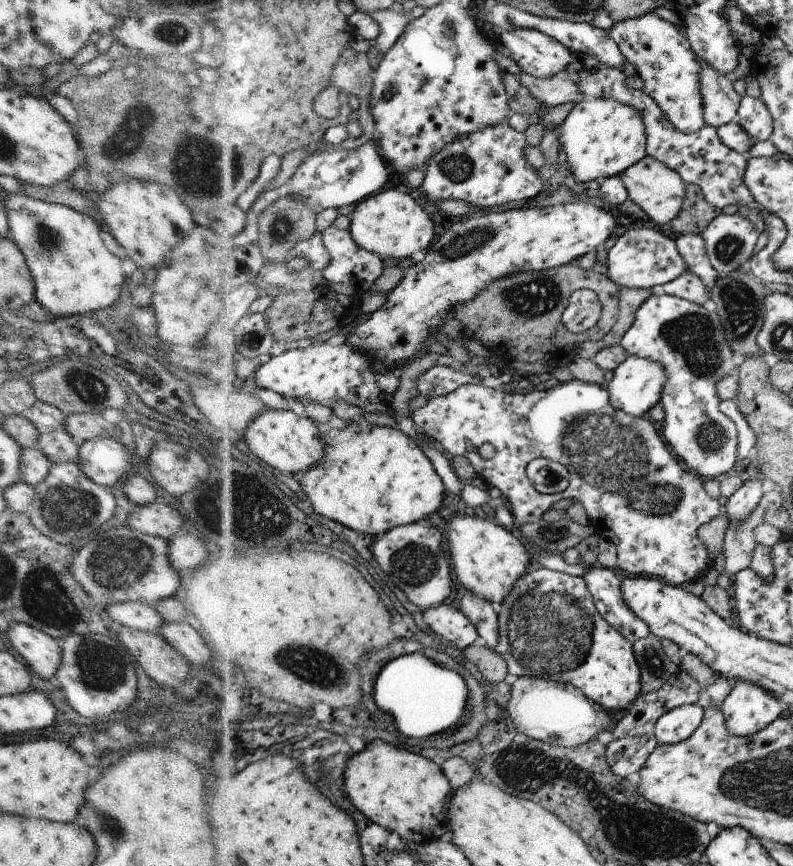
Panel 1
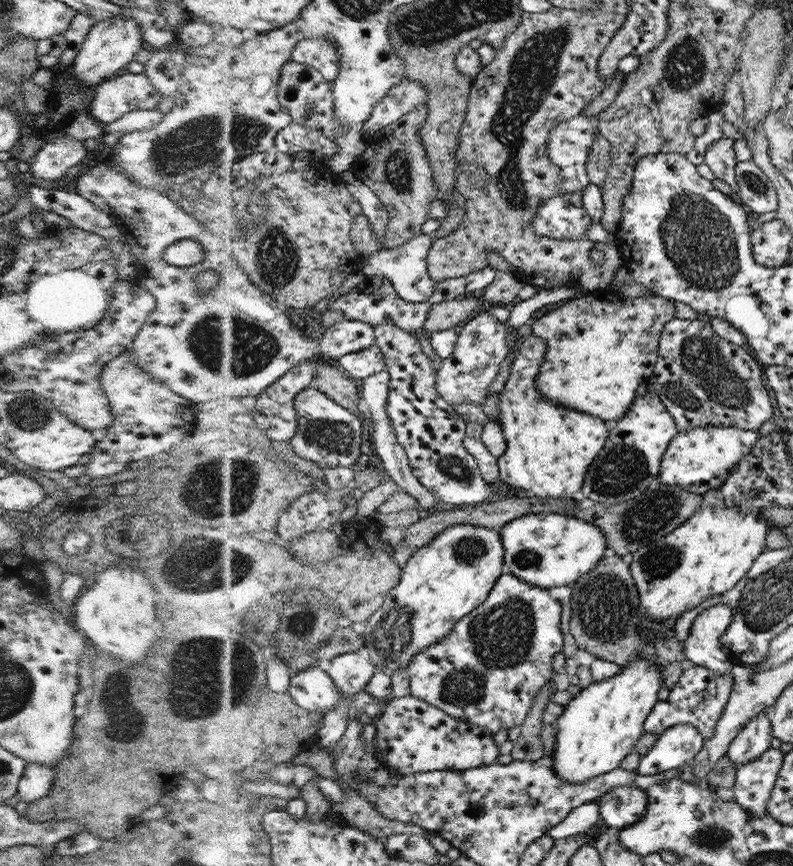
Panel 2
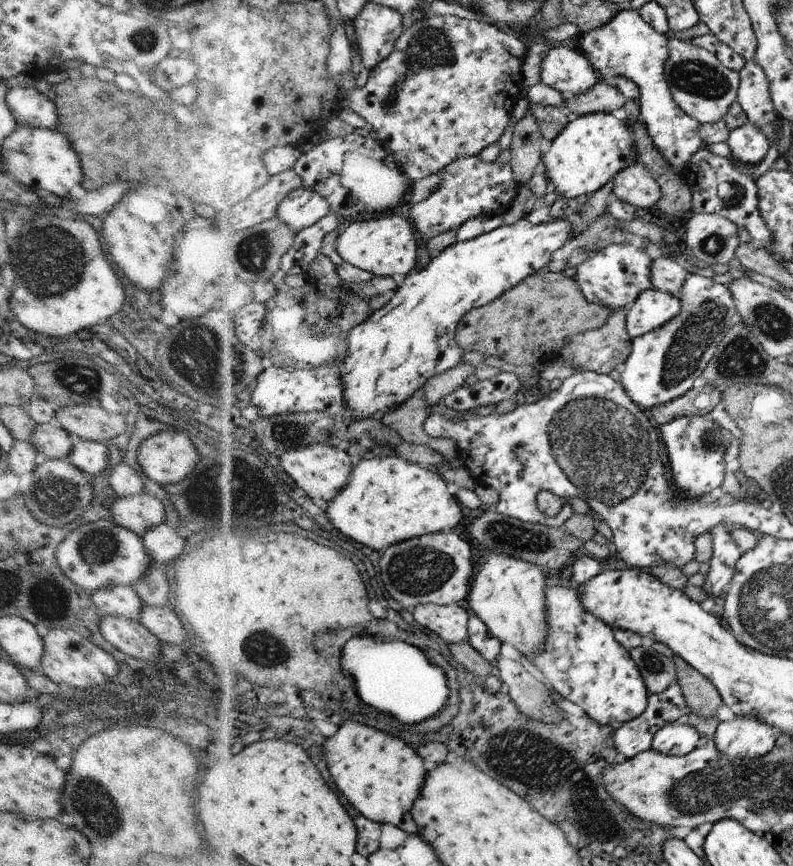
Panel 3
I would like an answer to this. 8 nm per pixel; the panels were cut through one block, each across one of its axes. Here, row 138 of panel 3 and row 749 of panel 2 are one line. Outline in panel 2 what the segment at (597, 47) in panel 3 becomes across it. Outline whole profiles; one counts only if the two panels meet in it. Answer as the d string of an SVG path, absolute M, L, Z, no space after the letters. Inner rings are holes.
M679 725L659 735L648 755L641 757L636 770L642 776L653 776L665 770L689 764L705 746L705 738L691 725Z

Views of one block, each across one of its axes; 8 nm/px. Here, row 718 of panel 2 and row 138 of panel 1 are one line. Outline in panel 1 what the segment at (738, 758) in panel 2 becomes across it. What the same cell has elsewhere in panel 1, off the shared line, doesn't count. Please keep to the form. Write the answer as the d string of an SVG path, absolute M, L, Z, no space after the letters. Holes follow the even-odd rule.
M744 96L737 111L736 122L756 143L769 140L773 135L773 116L761 98Z

